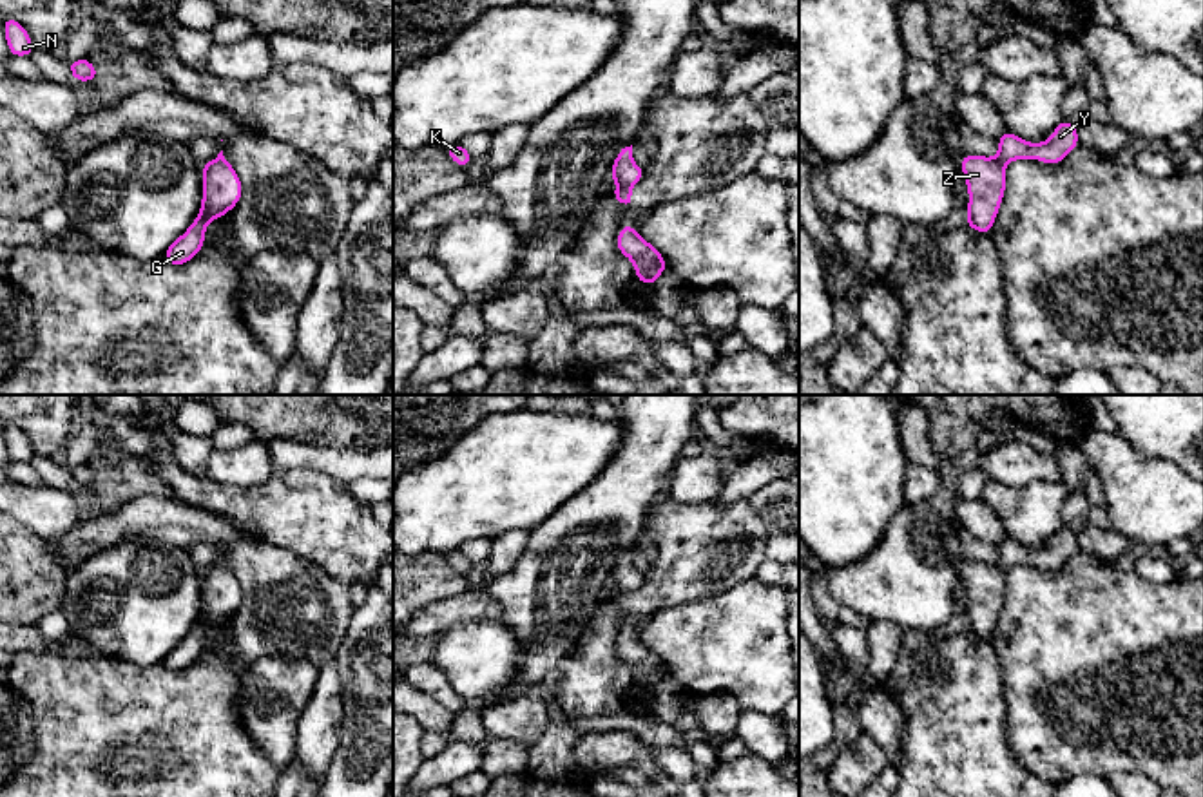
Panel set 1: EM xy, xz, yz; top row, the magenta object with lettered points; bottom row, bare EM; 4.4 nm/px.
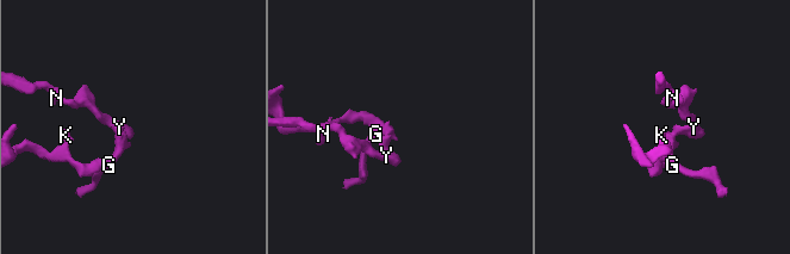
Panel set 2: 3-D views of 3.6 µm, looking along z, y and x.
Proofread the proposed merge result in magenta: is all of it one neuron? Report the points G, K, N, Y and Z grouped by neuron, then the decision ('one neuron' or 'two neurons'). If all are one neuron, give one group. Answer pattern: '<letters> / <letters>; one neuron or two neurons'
G K Z / N Y; two neurons

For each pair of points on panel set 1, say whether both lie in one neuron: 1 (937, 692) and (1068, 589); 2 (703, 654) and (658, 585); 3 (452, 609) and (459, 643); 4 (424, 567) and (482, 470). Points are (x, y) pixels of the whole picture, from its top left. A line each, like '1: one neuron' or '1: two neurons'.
1: two neurons
2: two neurons
3: two neurons
4: two neurons

